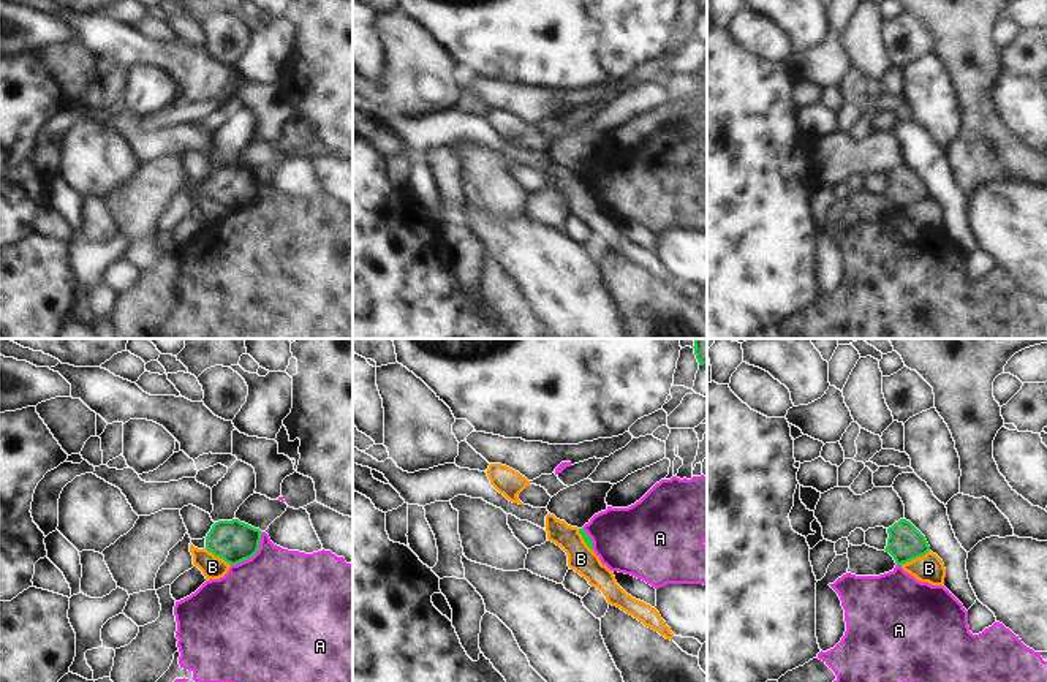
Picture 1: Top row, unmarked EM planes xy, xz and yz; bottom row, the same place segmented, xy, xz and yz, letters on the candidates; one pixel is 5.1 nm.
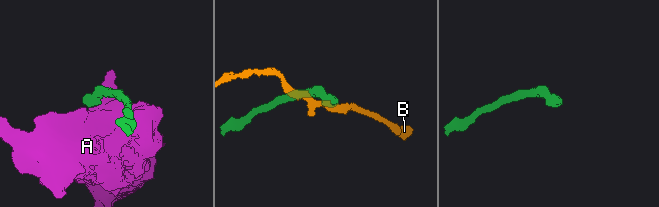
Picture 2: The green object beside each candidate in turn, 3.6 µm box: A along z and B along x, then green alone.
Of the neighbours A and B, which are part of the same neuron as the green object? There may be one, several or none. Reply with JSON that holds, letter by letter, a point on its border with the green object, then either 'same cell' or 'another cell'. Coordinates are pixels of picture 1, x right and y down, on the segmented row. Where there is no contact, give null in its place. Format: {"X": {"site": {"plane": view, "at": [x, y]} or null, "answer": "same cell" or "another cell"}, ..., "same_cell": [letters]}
{"A": {"site": {"plane": "xy", "at": [253, 554]}, "answer": "another cell"}, "B": {"site": {"plane": "yz", "at": [914, 557]}, "answer": "another cell"}, "same_cell": []}

